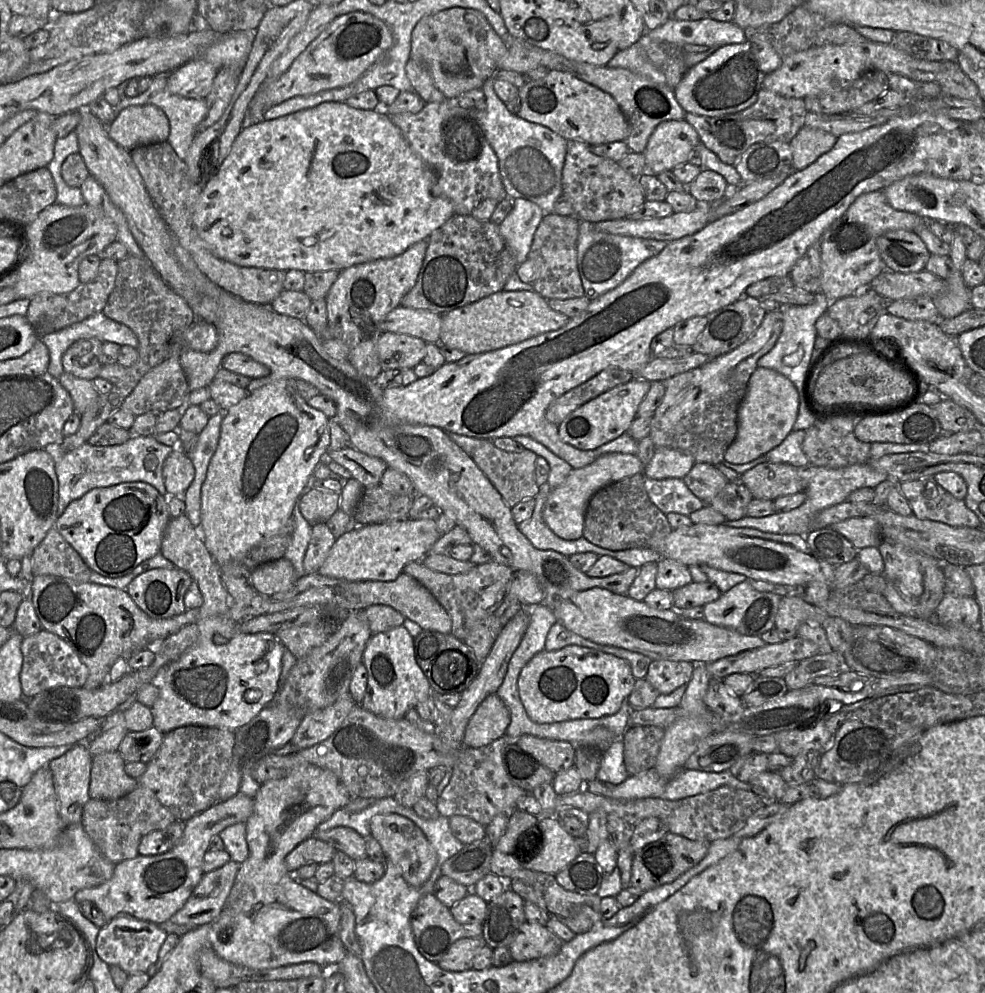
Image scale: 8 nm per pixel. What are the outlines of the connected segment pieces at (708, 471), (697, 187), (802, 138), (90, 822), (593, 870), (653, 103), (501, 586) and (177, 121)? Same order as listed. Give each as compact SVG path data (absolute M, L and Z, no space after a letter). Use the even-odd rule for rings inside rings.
M695 463L682 479L688 489L705 505L709 503L728 483L714 465Z
M703 169L687 186L687 191L698 202L718 203L729 194L730 187L721 174Z
M804 126L791 140L793 170L803 170L822 154L830 151L837 142L837 136L821 129Z
M138 784L132 792L115 800L90 798L84 805L81 824L99 851L118 864L139 855L138 846L143 836L164 829L175 821L175 816L158 801L154 793Z
M584 852L558 872L555 878L566 890L582 895L595 895L600 889L603 871L594 855Z
M510 37L507 45L523 48L530 52L530 55L540 61L541 66L548 70L558 70L568 72L577 78L594 85L611 95L622 111L628 126L629 135L625 142L630 151L643 153L648 140L655 128L664 121L683 120L686 112L676 100L674 89L666 83L659 84L642 74L632 72L625 68L611 68L607 66L597 66L589 63L571 60L558 53L534 46L526 41Z
M416 561L408 563L403 572L415 578L434 595L451 617L451 634L462 641L480 622L494 615L506 596L514 574L512 568L495 562L475 565L467 573L449 575L431 570L421 561Z
M157 74L153 76L152 82L145 92L135 97L123 97L113 109L115 110L116 116L121 110L132 105L150 104L160 108L167 116L170 123L170 134L168 142L178 157L184 160L187 156L191 144L193 143L198 133L198 126L207 116L208 108L206 100L189 99L172 94L168 89L168 76L169 74Z

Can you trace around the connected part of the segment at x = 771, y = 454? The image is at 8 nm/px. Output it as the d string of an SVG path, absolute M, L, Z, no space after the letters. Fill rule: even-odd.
M805 430L791 431L781 444L756 459L756 465L768 461L770 463L790 464L805 467L809 464L802 450Z

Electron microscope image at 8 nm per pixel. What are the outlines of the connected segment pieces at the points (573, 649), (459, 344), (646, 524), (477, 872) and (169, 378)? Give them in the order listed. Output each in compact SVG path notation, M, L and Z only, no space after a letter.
M569 645L559 650L537 653L522 668L518 678L521 702L536 723L591 719L616 713L634 688L629 663L611 654Z
M502 290L473 304L442 315L440 341L467 355L511 346L542 333L565 326L569 317L549 307L547 300L534 290Z
M645 475L633 476L614 482L590 499L584 518L583 537L601 548L620 551L631 548L656 549L672 531L666 515L649 499L644 486Z
M487 835L479 841L465 845L458 853L447 859L441 868L448 876L467 887L473 887L480 879L491 873L494 845Z
M169 357L146 373L125 398L121 409L134 416L183 409L190 393L180 357Z

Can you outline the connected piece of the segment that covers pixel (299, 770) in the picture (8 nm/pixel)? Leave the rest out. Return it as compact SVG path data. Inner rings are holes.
M302 763L295 767L288 775L283 778L270 780L260 785L258 792L253 796L253 812L245 821L246 838L249 848L249 855L242 863L240 863L239 870L236 874L234 884L231 888L229 896L222 908L220 915L215 919L213 928L217 935L221 931L228 930L230 938L226 942L219 939L212 943L211 948L222 959L236 964L240 964L252 969L270 969L280 966L298 964L301 962L315 962L321 966L334 968L345 957L347 950L340 937L340 906L339 902L329 901L316 892L308 889L302 884L298 883L285 864L285 857L302 841L312 836L318 825L332 816L339 809L343 809L352 799L346 788L340 782L338 777L330 770L311 763Z

